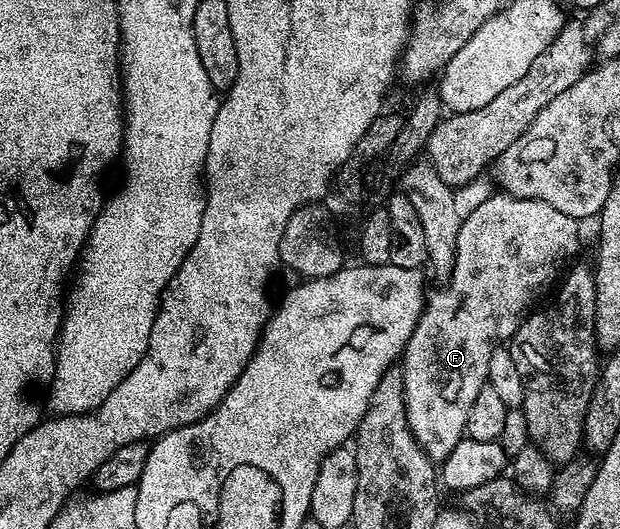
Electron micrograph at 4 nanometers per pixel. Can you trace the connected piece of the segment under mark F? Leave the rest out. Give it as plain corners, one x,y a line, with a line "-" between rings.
501,192
491,193
490,198
484,200
484,204
480,204
480,208
476,208
476,212
472,212
468,217
463,218
460,236
456,240
456,260
449,279
445,284
439,285
442,287
435,294
433,291
427,297
426,308
423,310
400,359
408,428
416,440
416,444
420,444
420,448
430,457
431,462
440,464
448,456
448,452
452,452
452,448
456,448
456,444
462,442
466,432
466,425
468,424
468,411
472,408
472,400
476,400
476,392
480,392
480,388
487,385
488,360
490,359
491,350
495,349
497,343
494,341
497,338
513,339
515,332
518,331
519,324
527,317
528,311
531,309
530,301
533,300
534,294
548,289
554,281
555,285
559,281
560,275
567,269
568,264
577,259
574,257
578,254
578,226
580,226
579,219
564,216
564,212
560,212
557,208
552,208
552,204
544,204
544,200
517,198
511,194

